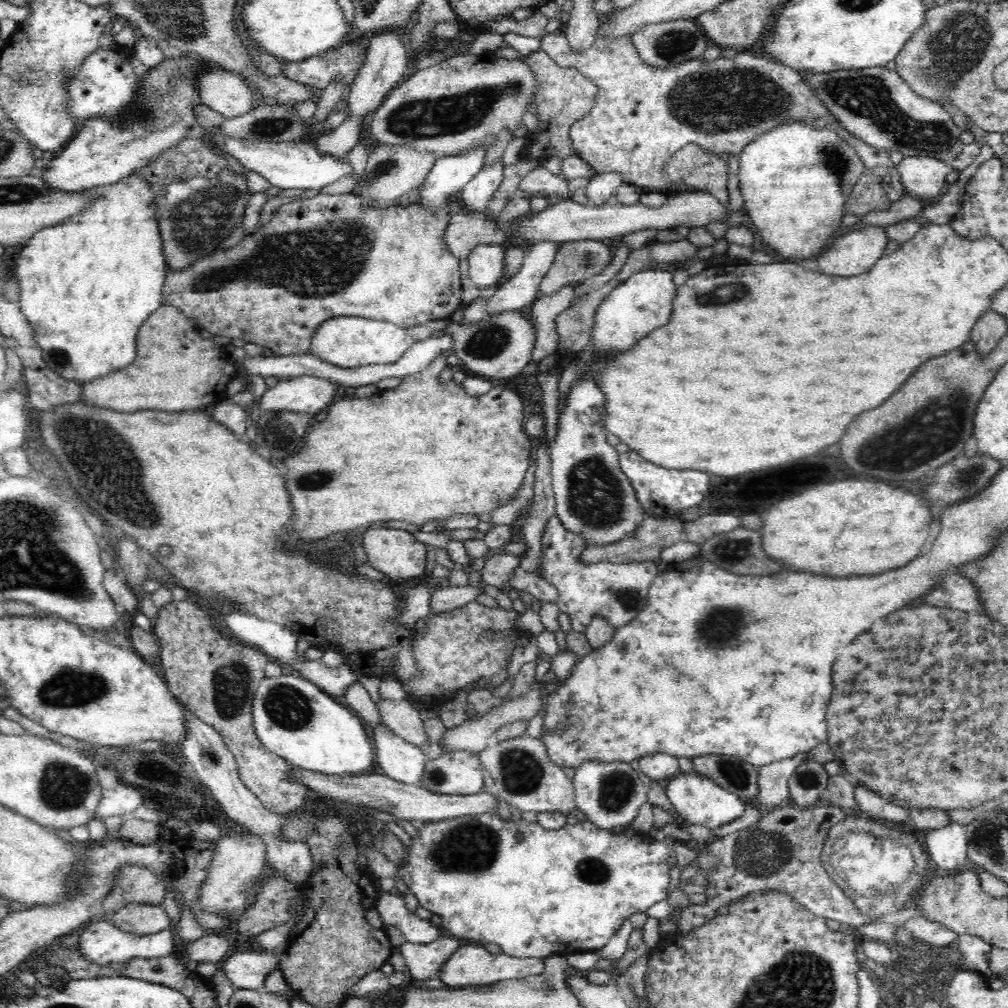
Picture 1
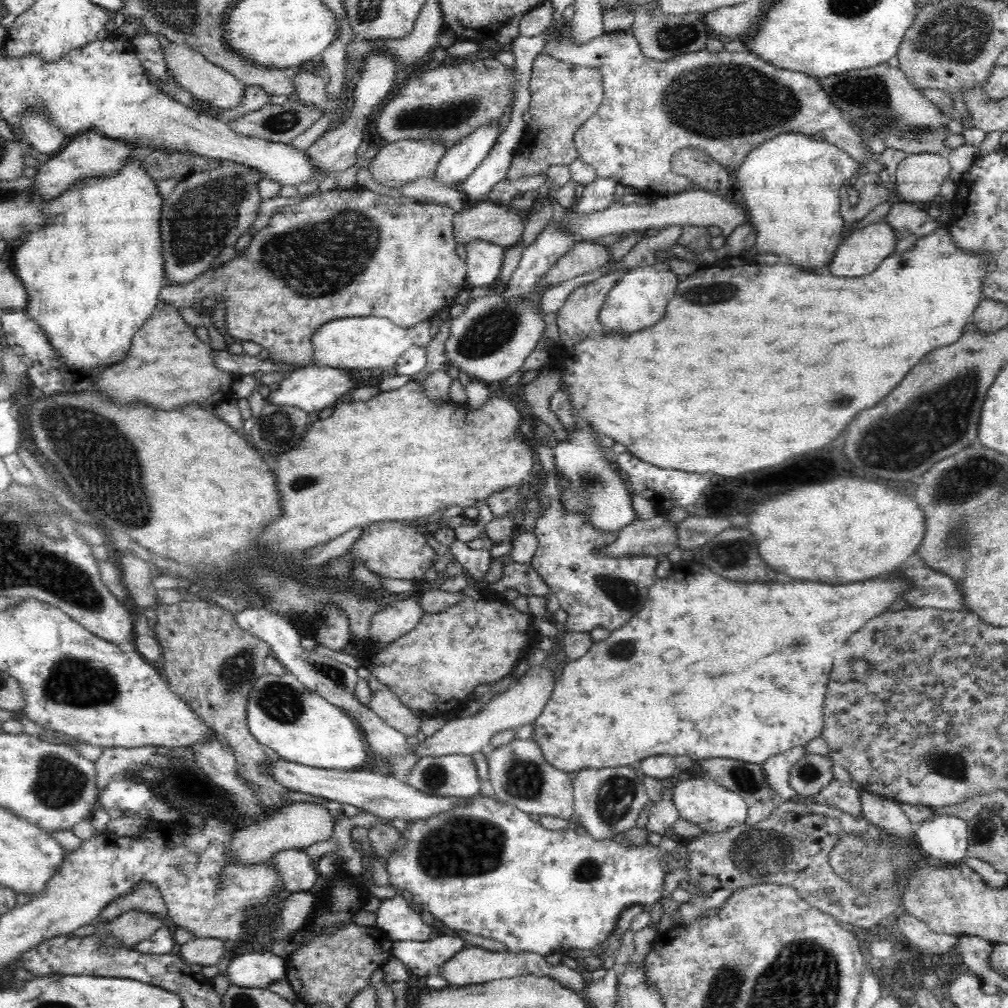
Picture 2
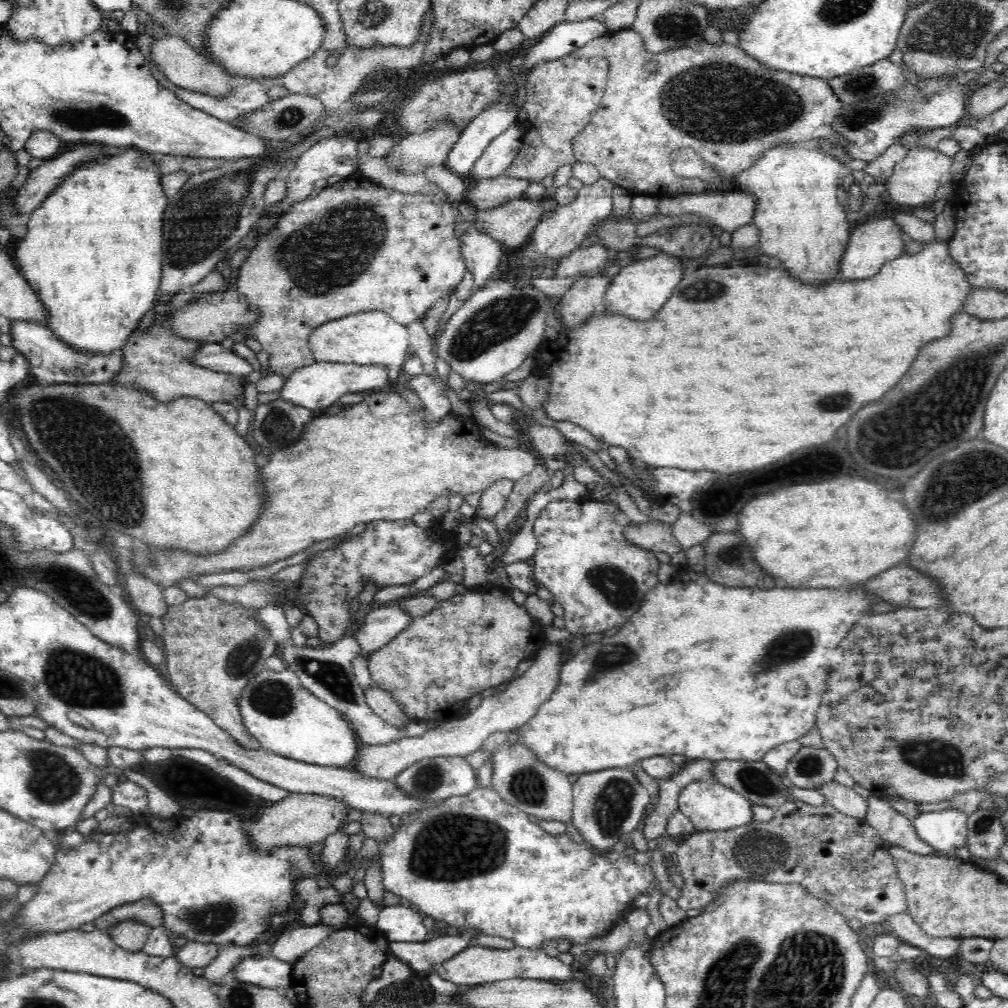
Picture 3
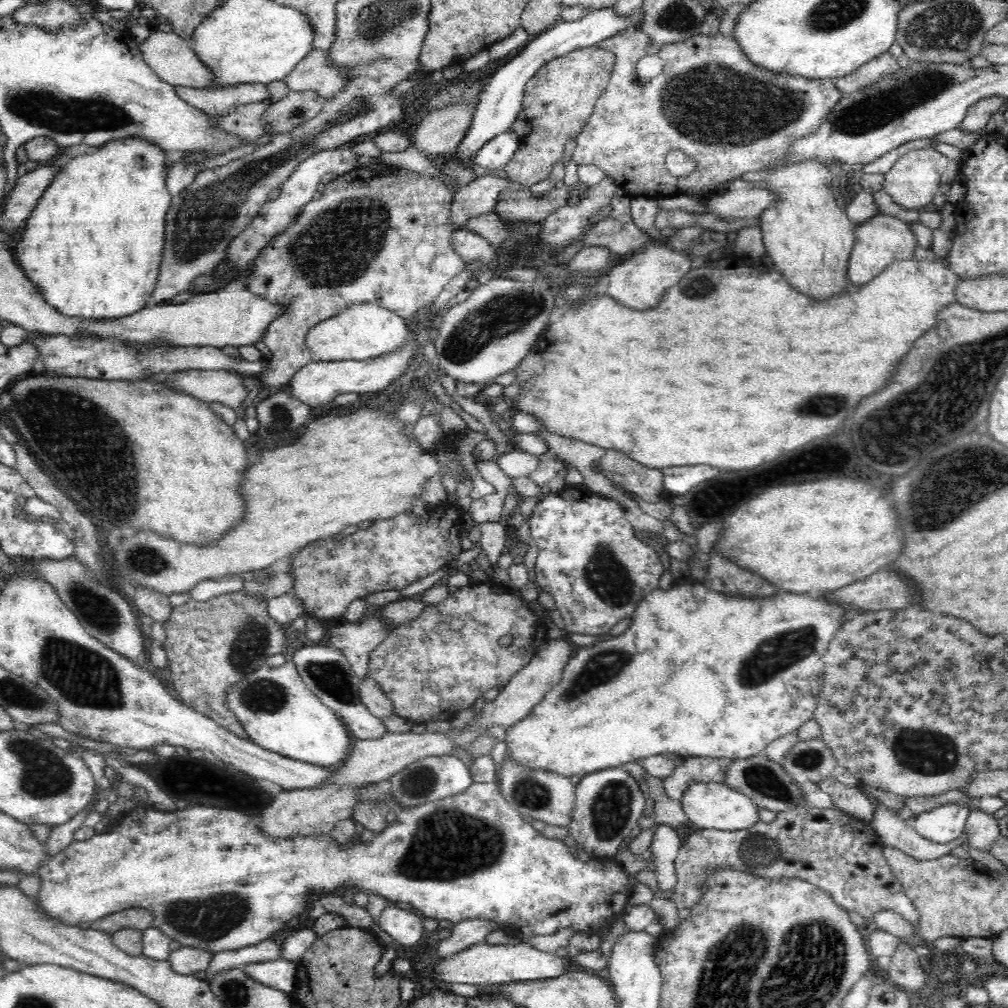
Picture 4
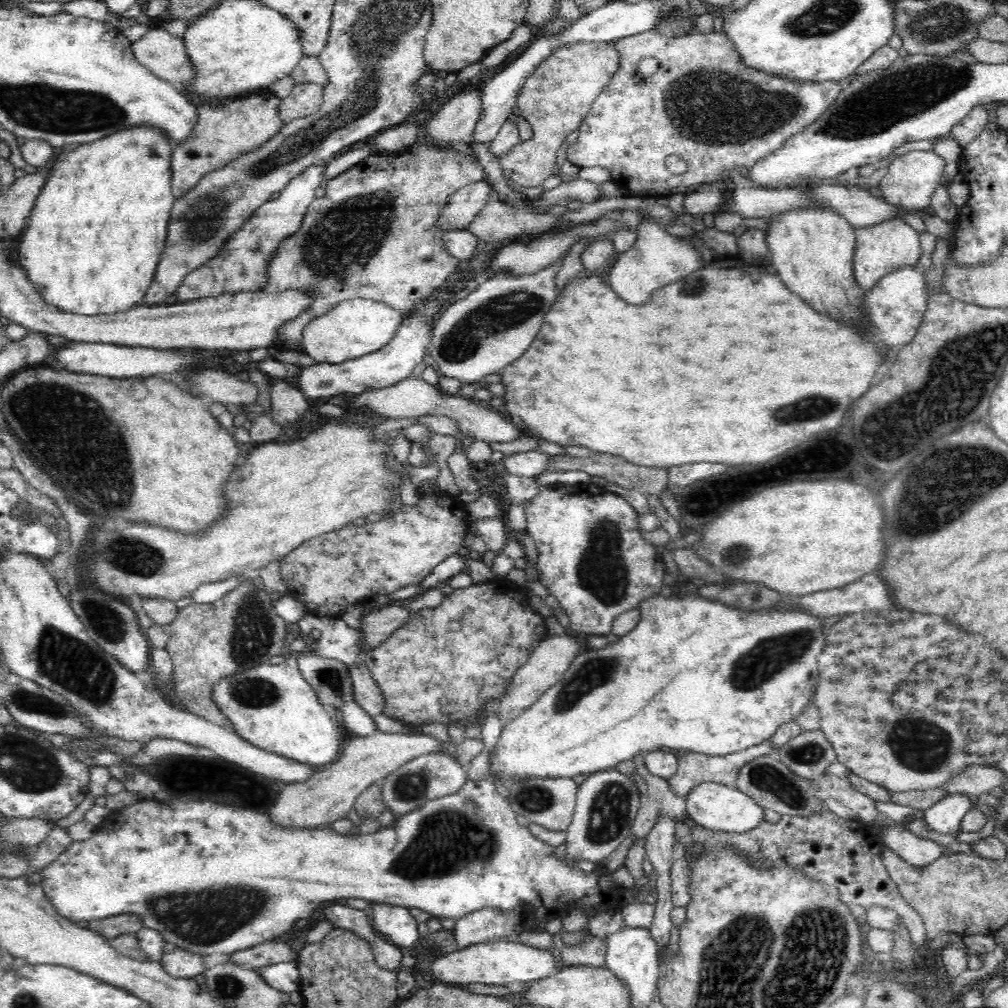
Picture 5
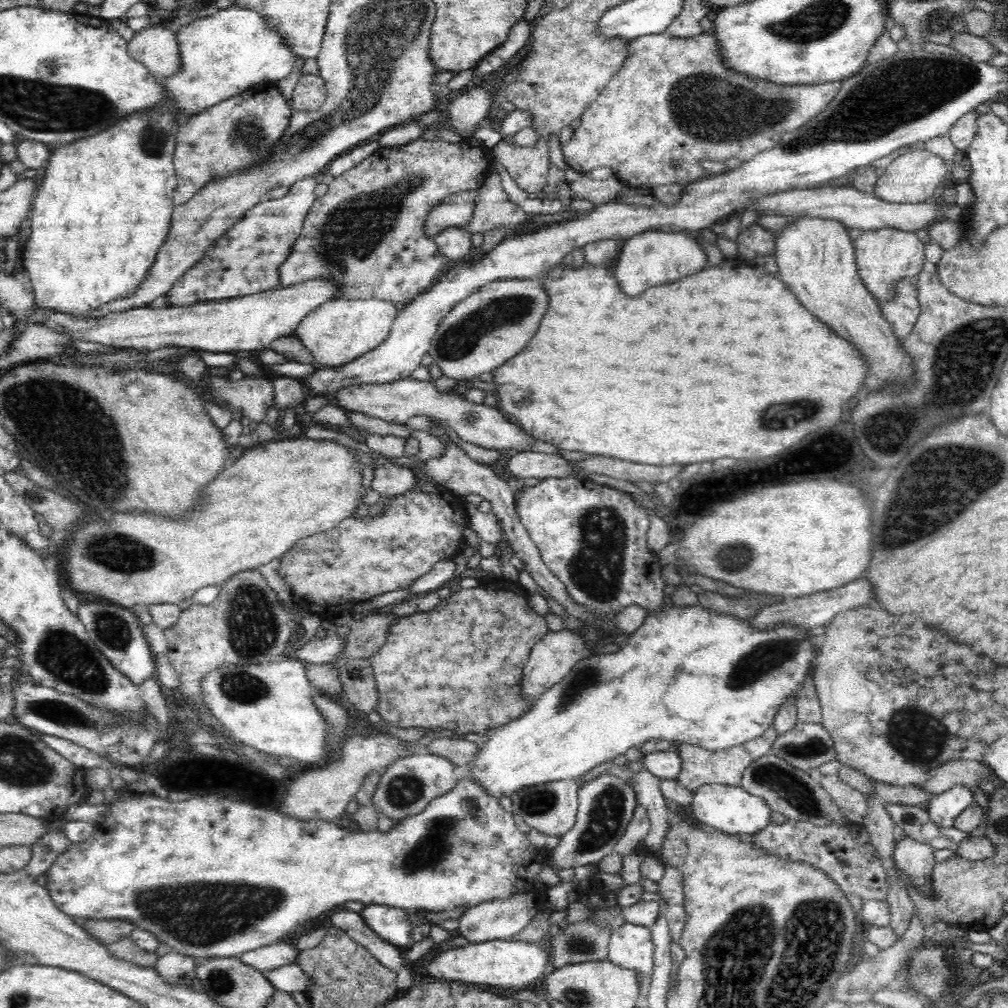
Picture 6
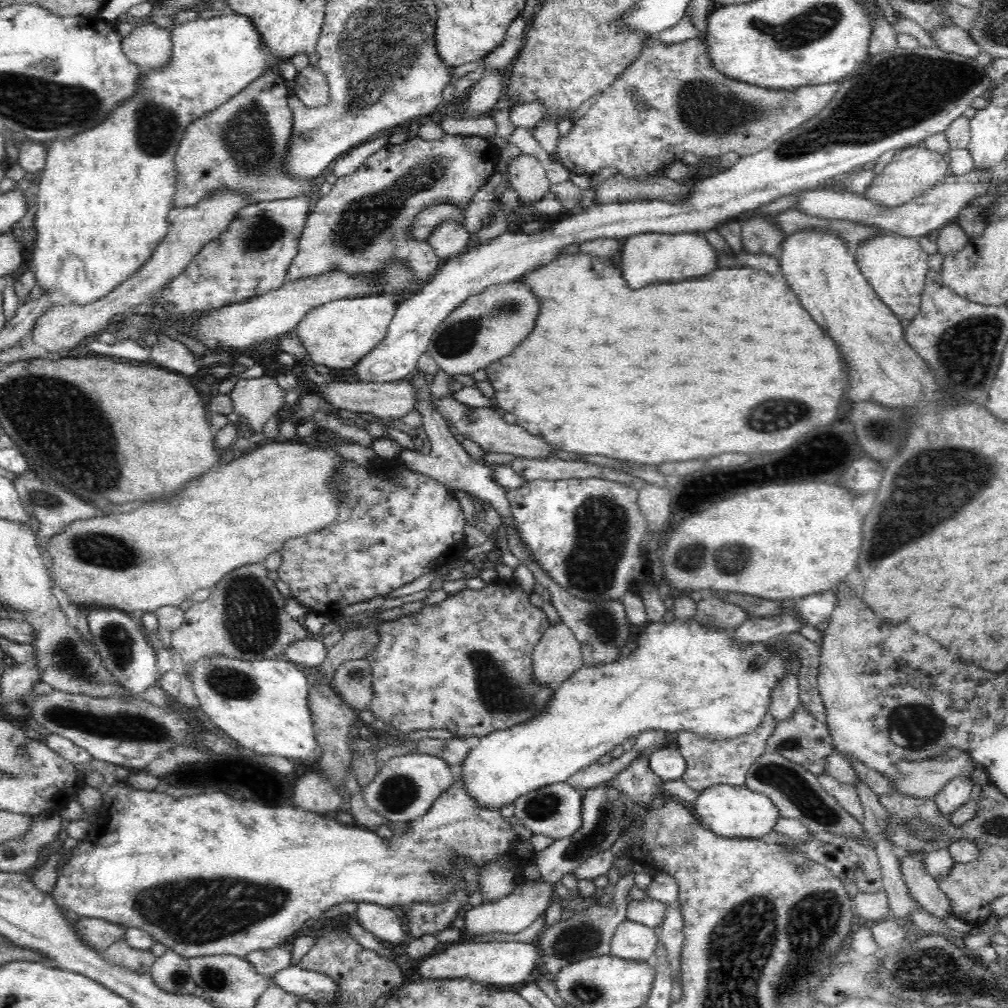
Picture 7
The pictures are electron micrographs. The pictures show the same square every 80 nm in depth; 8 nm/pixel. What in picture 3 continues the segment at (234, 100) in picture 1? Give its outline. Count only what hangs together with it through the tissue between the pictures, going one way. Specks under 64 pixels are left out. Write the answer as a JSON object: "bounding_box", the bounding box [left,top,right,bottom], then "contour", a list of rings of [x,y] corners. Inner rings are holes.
{"bounding_box":[152,36,237,98],"contour":[[[164,36],[161,39],[154,40],[152,44],[152,55],[156,66],[164,73],[166,79],[180,88],[207,94],[214,98],[224,98],[232,92],[237,79],[230,73],[225,72],[217,64],[210,62],[210,58],[194,51],[181,37]]]}

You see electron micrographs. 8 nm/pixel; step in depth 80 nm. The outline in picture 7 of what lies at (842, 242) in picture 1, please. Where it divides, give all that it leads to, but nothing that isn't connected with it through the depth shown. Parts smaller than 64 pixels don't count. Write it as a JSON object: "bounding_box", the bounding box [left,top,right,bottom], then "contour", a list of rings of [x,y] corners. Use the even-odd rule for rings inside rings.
{"bounding_box":[855,231,930,320],"contour":[[[884,231],[858,245],[855,260],[870,286],[896,315],[912,320],[920,310],[921,294],[925,287],[926,273],[930,270],[929,254],[922,251],[918,237],[905,237]]]}

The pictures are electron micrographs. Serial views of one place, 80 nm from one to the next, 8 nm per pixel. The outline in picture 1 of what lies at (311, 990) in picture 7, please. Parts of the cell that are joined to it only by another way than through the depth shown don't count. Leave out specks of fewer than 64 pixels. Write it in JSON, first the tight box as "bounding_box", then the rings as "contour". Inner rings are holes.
{"bounding_box":[223,952,279,990],"contour":[[[237,952],[226,960],[223,970],[234,990],[263,990],[273,973],[279,972],[278,952]]]}

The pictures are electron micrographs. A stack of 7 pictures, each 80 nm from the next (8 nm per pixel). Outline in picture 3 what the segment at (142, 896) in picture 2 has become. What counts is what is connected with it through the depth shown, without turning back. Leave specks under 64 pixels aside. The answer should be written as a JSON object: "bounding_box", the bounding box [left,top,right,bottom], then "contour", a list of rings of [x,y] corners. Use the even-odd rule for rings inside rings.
{"bounding_box":[94,898,162,930],"contour":[[[145,898],[112,908],[94,923],[98,929],[106,930],[126,919],[136,919],[144,925],[156,928],[162,926],[162,907],[158,907],[152,899]]]}

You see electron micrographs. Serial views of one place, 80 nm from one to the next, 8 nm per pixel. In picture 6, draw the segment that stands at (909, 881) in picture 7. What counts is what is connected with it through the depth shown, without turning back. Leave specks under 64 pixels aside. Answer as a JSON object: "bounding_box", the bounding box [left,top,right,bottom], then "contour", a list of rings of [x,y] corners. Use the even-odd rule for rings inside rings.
{"bounding_box":[893,833,937,893],"contour":[[[899,833],[895,840],[895,849],[893,857],[898,868],[920,889],[922,893],[931,893],[931,876],[934,865],[937,863],[934,859],[935,848],[918,842],[910,837]]]}

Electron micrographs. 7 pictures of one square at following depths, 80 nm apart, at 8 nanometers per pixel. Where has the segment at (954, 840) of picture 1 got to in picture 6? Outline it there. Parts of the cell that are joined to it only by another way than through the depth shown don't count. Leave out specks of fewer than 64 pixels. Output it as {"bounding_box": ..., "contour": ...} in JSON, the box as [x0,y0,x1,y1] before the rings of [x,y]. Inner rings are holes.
{"bounding_box":[927,786,975,828],"contour":[[[954,786],[942,794],[934,795],[927,808],[930,818],[942,828],[954,827],[956,816],[975,803],[974,793],[965,786]]]}

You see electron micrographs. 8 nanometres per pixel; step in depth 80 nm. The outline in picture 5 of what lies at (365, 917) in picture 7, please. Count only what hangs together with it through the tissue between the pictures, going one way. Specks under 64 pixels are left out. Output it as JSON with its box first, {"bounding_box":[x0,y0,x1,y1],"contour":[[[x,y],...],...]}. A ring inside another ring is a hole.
{"bounding_box":[368,903,418,947],"contour":[[[374,903],[368,908],[373,927],[384,934],[389,942],[398,947],[412,947],[418,942],[416,916],[403,906]]]}

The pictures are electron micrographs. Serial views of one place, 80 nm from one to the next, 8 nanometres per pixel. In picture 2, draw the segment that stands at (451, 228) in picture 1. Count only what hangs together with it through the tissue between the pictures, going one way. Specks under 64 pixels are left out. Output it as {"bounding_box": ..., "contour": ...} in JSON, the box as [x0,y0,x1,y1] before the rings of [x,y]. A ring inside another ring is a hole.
{"bounding_box":[453,201,529,247],"contour":[[[484,201],[455,212],[453,235],[458,244],[483,240],[502,247],[514,246],[522,238],[529,216],[525,211],[512,212],[508,206],[498,206]]]}

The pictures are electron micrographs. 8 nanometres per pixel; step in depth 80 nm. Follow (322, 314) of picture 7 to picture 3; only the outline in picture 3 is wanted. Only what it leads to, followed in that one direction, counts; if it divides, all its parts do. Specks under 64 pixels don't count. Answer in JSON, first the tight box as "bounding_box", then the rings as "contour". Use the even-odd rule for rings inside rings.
{"bounding_box":[309,310,410,382],"contour":[[[379,310],[356,312],[350,314],[350,316],[342,316],[342,318],[336,320],[329,320],[318,326],[318,328],[315,328],[309,338],[309,347],[314,353],[315,362],[336,362],[342,364],[359,364],[362,366],[379,364],[387,368],[389,376],[394,374],[394,382],[396,382],[396,378],[400,378],[400,370],[402,370],[408,346],[410,346],[410,341],[407,327],[398,324],[389,314],[380,312]]]}

